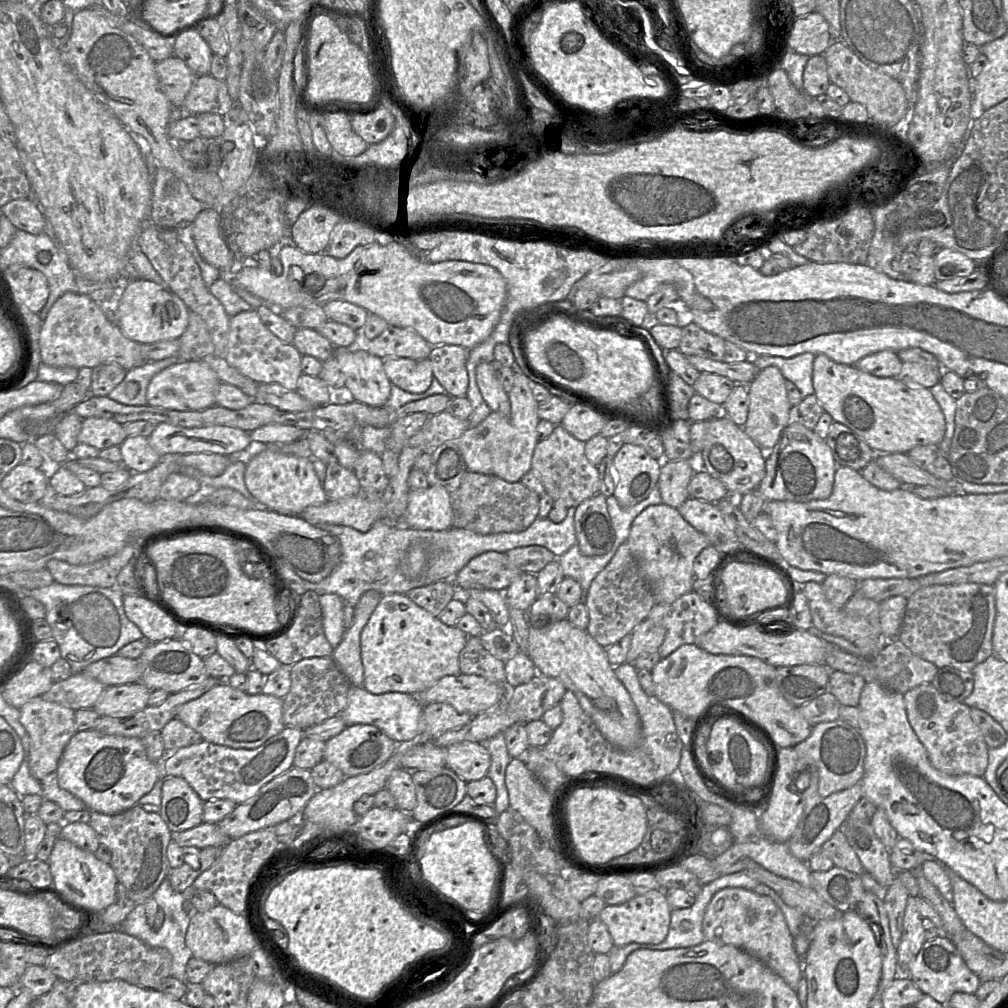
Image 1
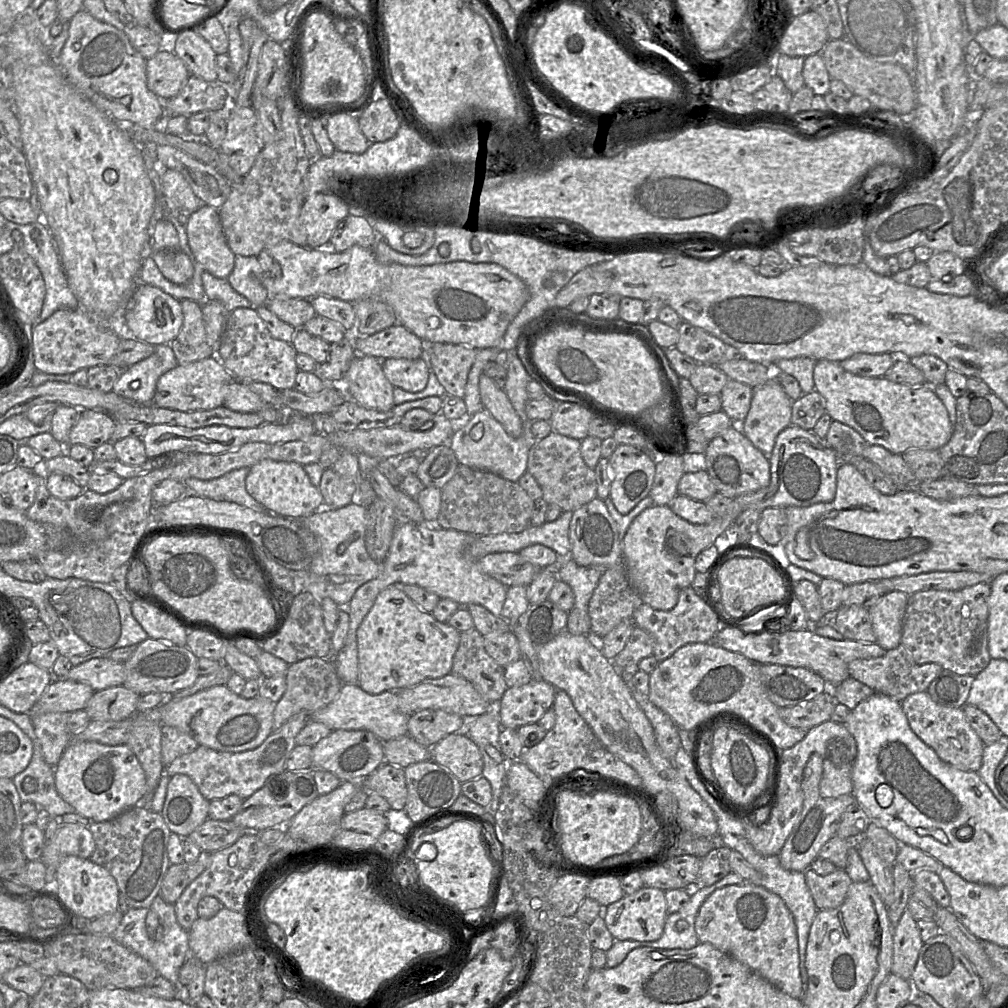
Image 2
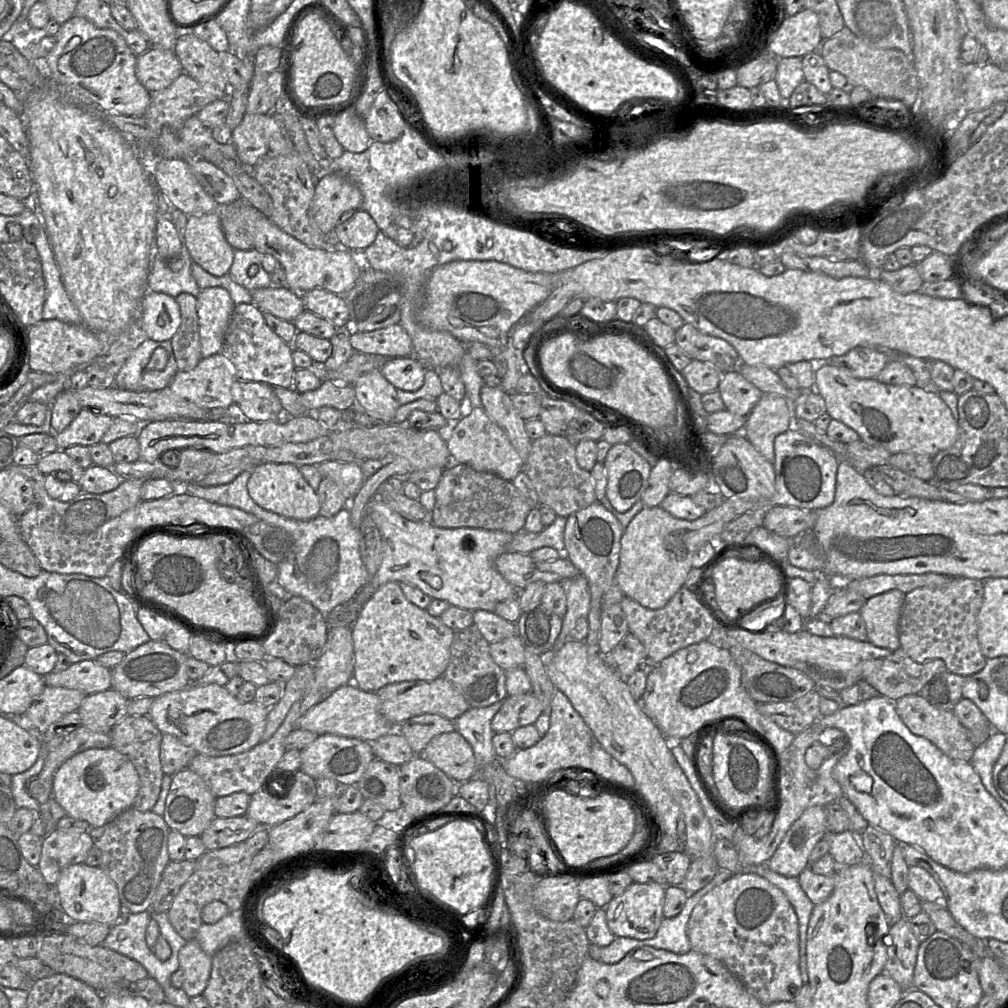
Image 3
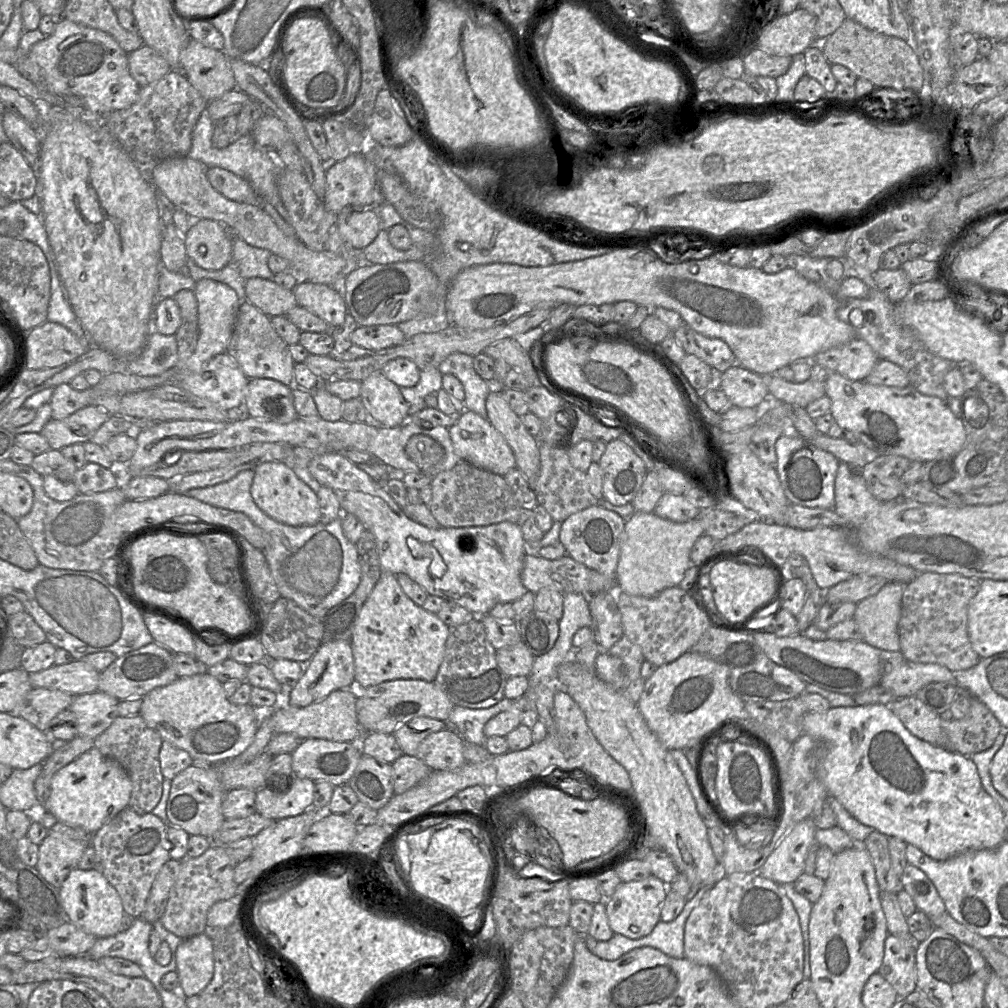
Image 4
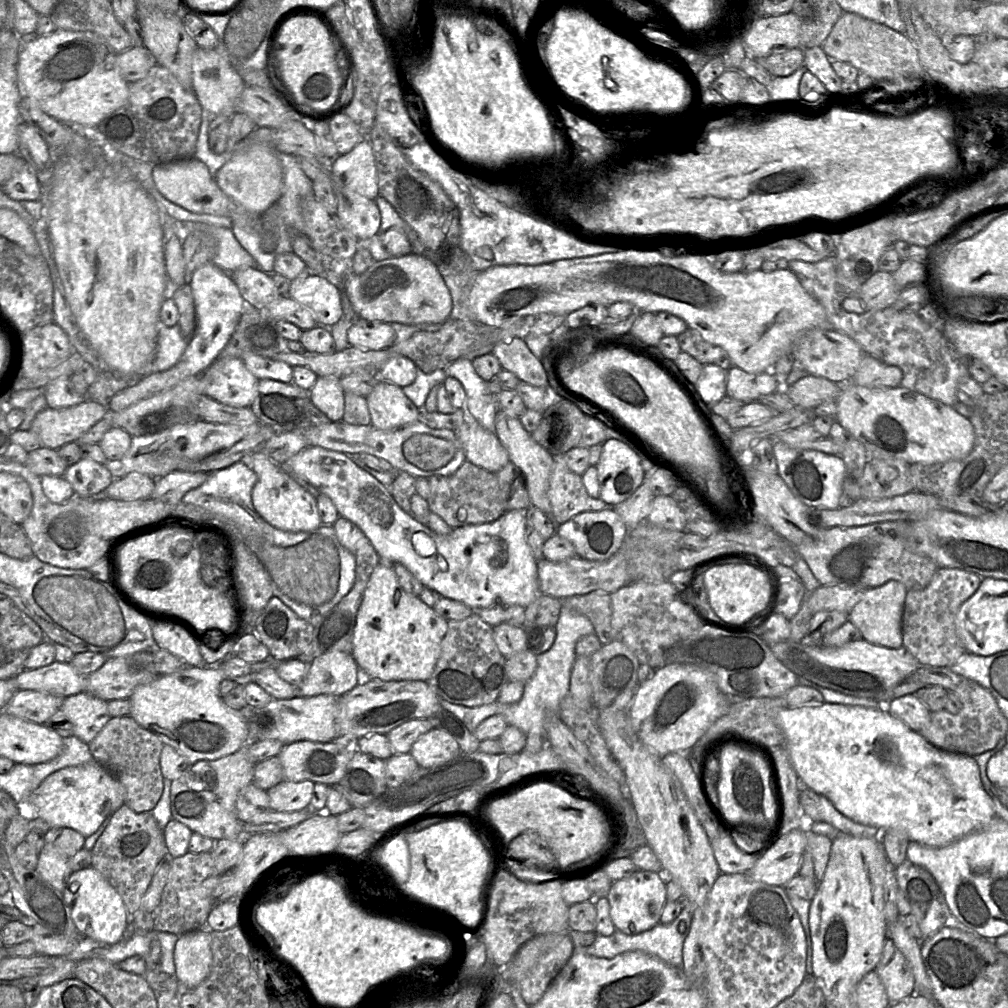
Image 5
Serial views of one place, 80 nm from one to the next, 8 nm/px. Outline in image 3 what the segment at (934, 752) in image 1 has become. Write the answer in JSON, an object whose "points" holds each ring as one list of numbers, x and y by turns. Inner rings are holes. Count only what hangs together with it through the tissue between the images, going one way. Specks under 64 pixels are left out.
{"points":[[919,694,908,695,893,702,899,717,914,735,927,739,953,760,971,762,976,747,969,738,968,730,960,723,953,710,939,709]]}

